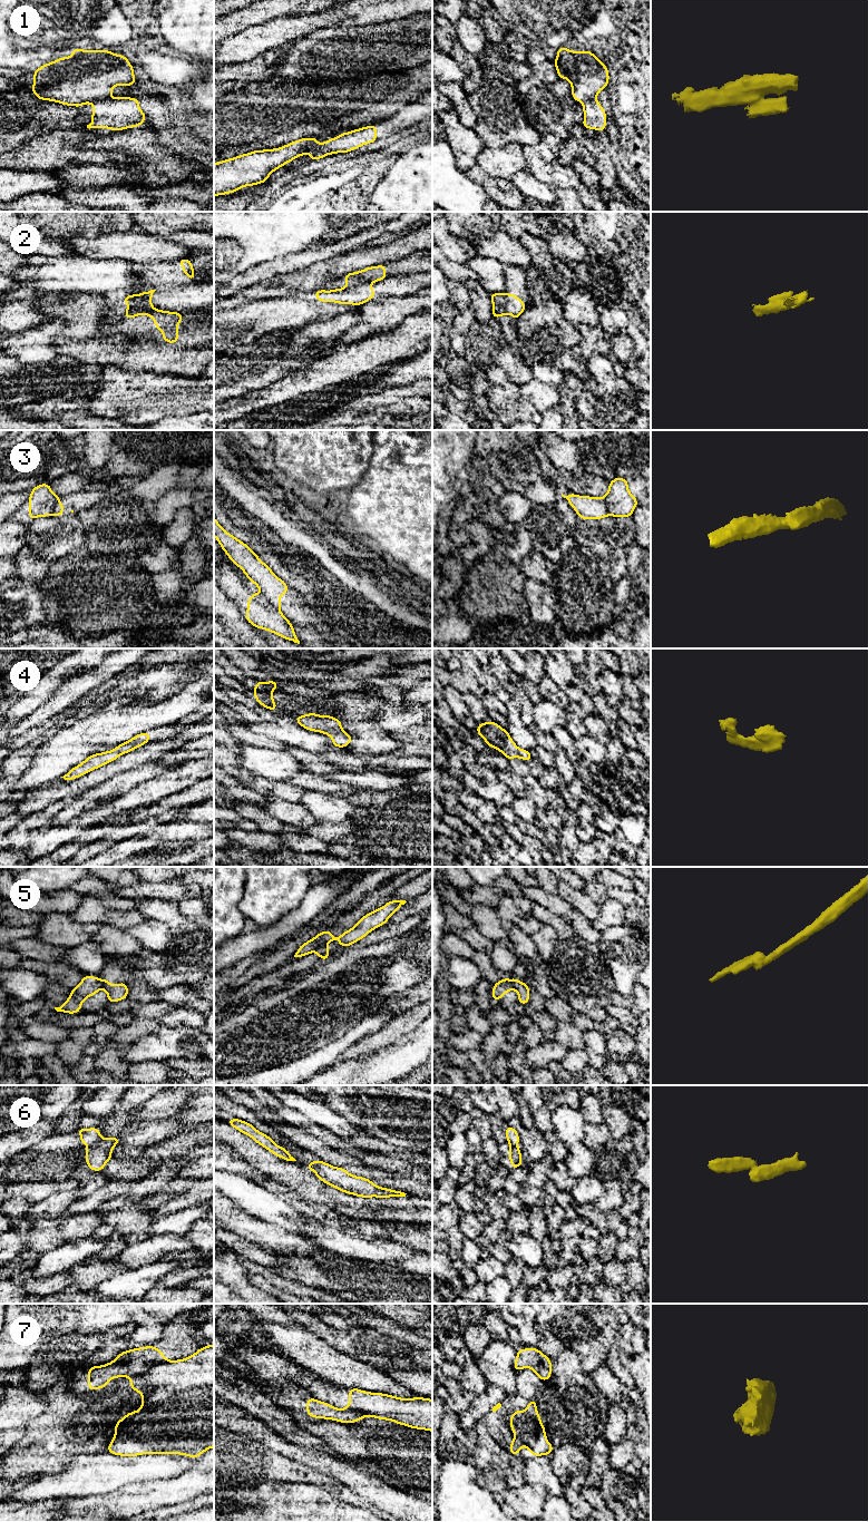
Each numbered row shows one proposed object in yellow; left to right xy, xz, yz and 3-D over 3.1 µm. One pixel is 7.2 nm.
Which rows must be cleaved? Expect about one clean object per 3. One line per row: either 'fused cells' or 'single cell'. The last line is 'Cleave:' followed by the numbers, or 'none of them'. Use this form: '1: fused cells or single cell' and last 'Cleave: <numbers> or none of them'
1: fused cells
2: fused cells
3: fused cells
4: single cell
5: fused cells
6: fused cells
7: fused cells
Cleave: 1, 2, 3, 5, 6, 7

